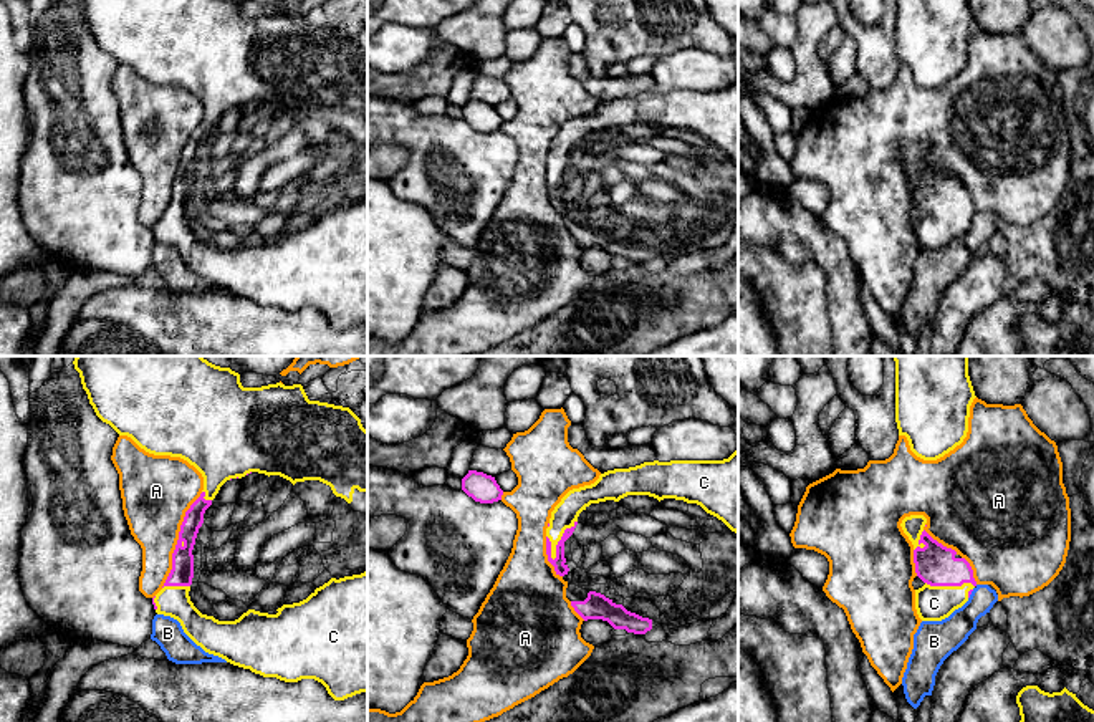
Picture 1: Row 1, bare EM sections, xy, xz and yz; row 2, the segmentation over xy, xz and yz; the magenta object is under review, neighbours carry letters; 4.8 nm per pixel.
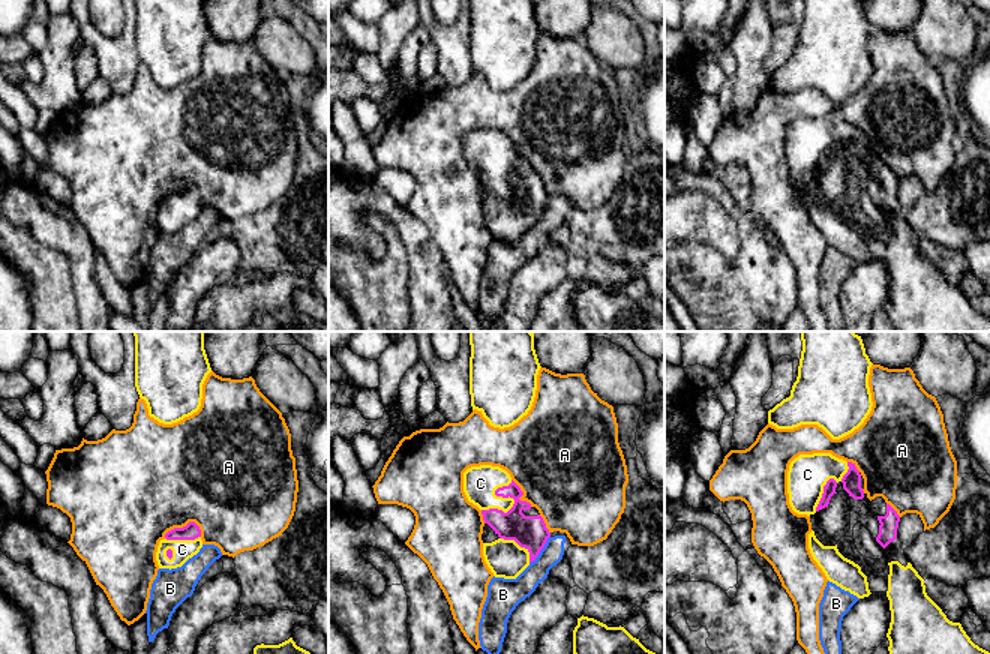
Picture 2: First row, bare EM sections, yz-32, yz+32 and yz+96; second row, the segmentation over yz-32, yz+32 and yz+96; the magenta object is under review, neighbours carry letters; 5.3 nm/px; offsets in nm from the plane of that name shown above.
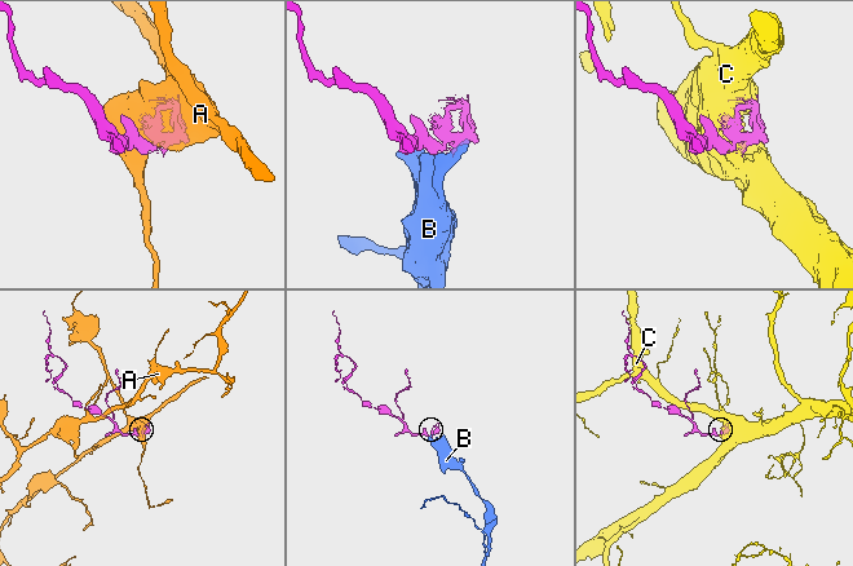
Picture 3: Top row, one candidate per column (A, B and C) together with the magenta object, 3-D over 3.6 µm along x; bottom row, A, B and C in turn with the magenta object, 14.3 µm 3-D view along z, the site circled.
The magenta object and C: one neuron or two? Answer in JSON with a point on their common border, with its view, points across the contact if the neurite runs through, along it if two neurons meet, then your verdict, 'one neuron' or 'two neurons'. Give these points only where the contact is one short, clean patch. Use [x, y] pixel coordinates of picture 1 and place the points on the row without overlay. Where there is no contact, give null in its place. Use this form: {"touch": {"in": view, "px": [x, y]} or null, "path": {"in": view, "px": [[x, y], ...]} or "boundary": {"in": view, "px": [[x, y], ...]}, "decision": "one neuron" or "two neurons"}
{"touch": {"in": "xz", "px": [560, 169]}, "decision": "one neuron"}

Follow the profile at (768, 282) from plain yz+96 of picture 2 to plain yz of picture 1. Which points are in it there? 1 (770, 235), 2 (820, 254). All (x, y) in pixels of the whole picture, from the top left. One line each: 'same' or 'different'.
1: same
2: same

